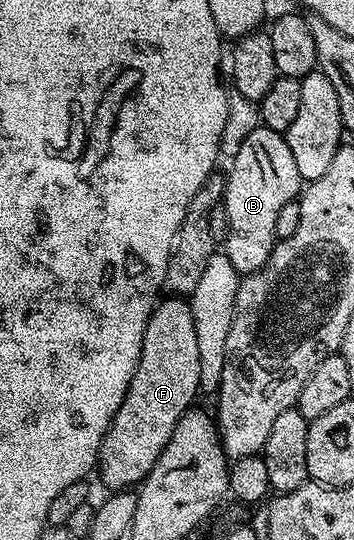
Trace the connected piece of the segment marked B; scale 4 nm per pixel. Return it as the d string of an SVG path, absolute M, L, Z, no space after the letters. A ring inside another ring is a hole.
M262 125L257 126L255 132L251 132L251 136L247 136L243 148L239 148L239 156L235 156L228 166L223 205L227 212L229 231L223 243L223 252L238 275L244 276L254 274L256 270L263 268L263 264L267 264L278 241L275 224L278 223L279 212L285 204L294 201L300 195L303 183L299 176L299 168L295 168L295 156L291 156L291 148L285 135Z

